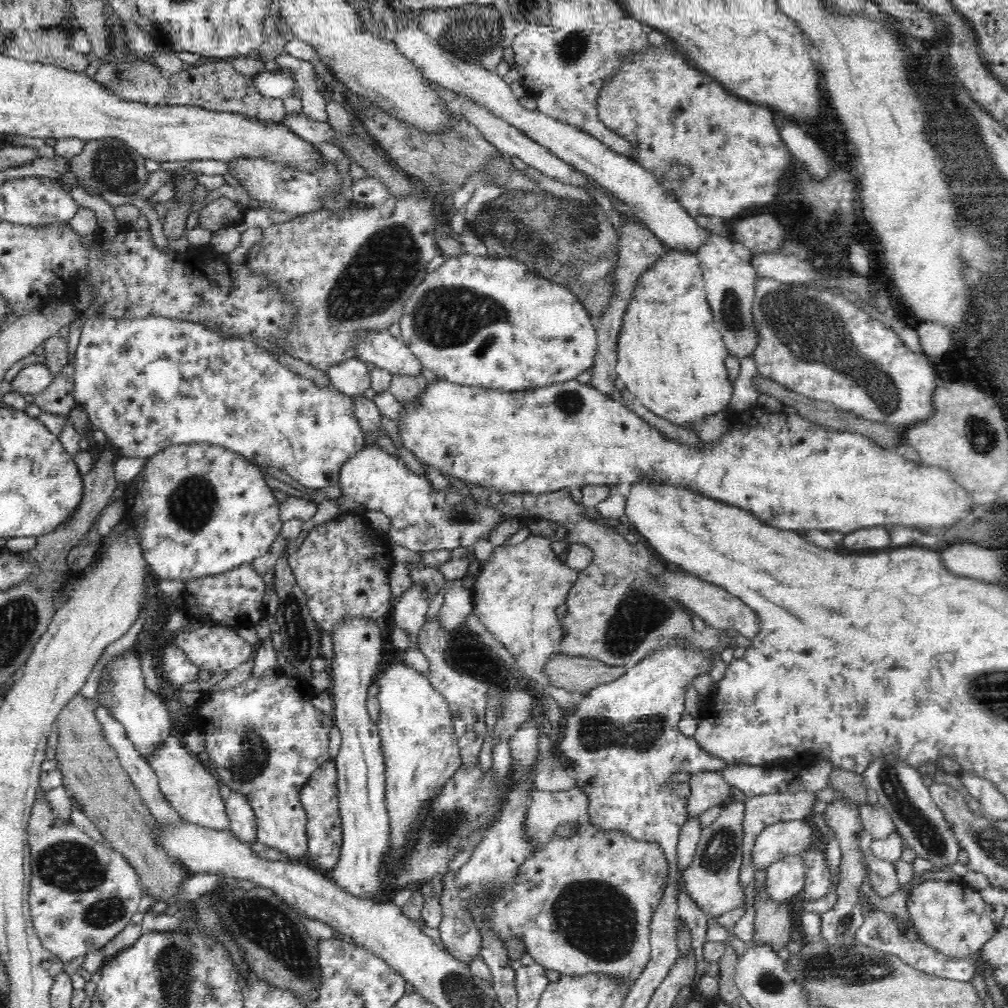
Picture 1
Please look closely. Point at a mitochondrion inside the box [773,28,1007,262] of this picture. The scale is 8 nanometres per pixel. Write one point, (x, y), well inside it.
(957, 123)

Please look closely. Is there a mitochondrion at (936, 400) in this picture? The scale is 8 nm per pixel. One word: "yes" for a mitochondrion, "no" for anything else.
no

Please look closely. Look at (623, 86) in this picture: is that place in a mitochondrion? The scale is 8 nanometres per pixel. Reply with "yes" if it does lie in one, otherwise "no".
no

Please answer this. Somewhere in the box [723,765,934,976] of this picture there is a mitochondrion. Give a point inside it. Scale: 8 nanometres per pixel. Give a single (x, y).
(846, 926)

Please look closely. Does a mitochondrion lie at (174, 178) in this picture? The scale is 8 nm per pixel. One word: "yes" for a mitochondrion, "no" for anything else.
no

